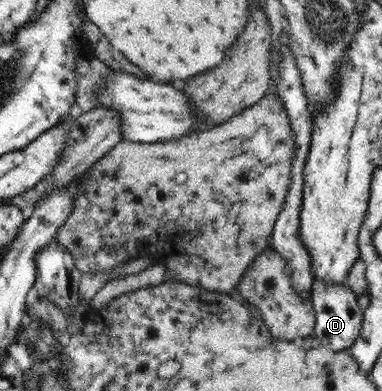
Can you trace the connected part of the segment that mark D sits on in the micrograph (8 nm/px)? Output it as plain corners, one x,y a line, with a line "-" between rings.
312,277
310,299
315,313
315,323
311,335
325,345
325,349
337,353
341,349
348,349
359,335
362,311
357,305
357,297
350,289
346,279
341,283
329,283
323,279

